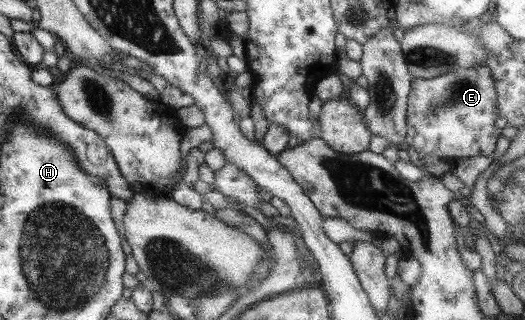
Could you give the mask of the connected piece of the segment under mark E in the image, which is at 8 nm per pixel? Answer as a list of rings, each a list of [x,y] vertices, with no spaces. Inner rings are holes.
[[[478,63],[473,67],[457,68],[449,73],[438,75],[431,79],[411,78],[411,90],[408,94],[408,131],[406,131],[406,146],[411,145],[420,155],[436,155],[447,163],[452,163],[459,157],[475,157],[484,155],[496,149],[497,130],[495,129],[496,90],[493,85],[490,66]]]

